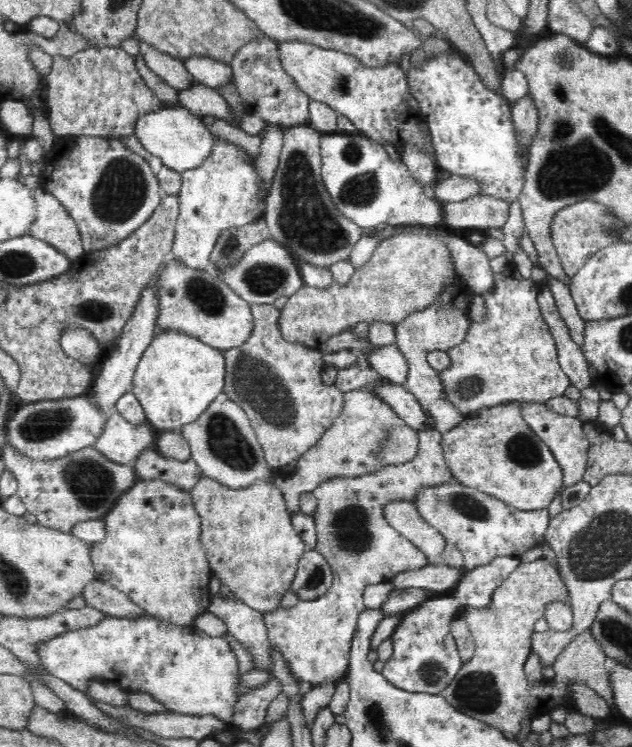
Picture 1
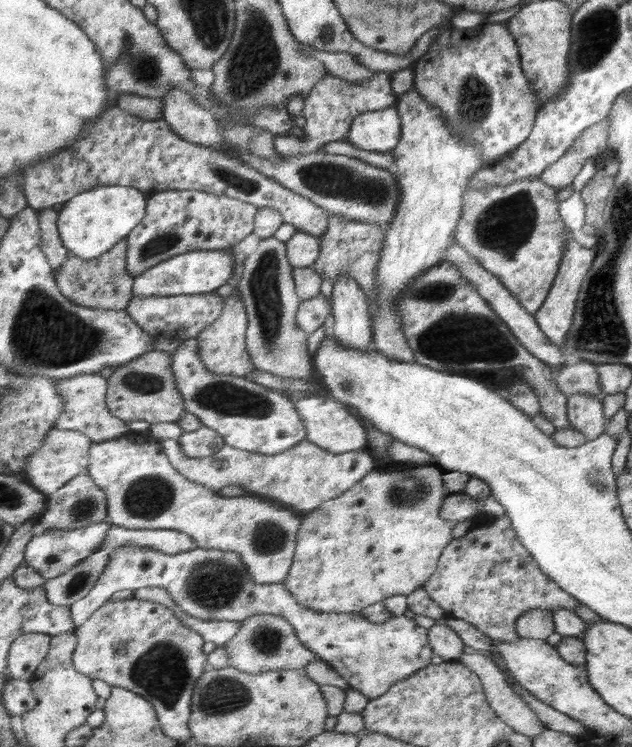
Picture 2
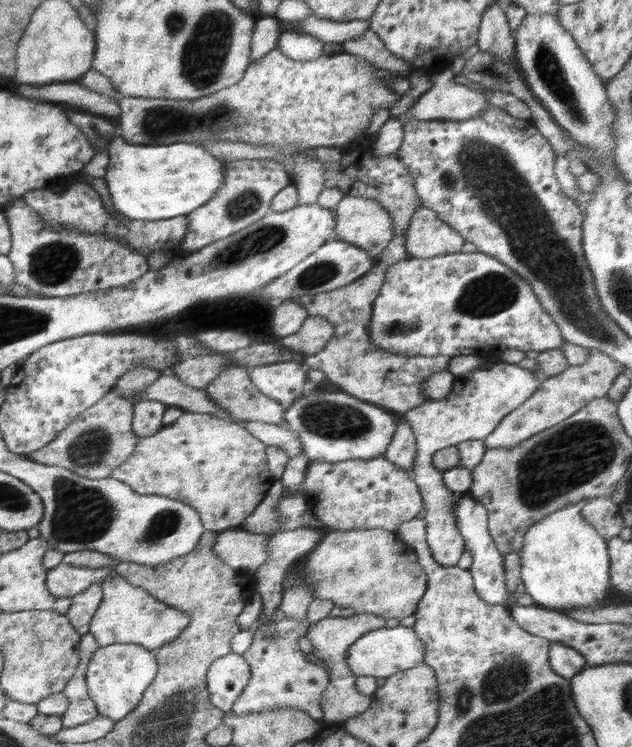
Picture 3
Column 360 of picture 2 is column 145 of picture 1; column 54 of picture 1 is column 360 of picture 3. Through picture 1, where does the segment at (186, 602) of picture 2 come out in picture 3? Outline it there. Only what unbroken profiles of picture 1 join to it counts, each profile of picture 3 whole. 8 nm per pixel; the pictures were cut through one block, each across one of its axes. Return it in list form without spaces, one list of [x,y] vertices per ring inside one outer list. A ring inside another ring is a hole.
[[[402,625],[371,630],[357,638],[347,650],[347,663],[352,675],[388,678],[402,670],[424,663],[426,647],[412,627]]]

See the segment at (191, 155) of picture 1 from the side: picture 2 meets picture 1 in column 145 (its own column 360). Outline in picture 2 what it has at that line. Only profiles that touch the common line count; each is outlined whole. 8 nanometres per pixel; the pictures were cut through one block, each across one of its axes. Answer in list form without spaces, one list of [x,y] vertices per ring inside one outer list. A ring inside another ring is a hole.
[[[392,105],[354,118],[348,134],[342,139],[364,150],[388,151],[393,150],[398,144],[400,136],[402,136],[400,115]]]

